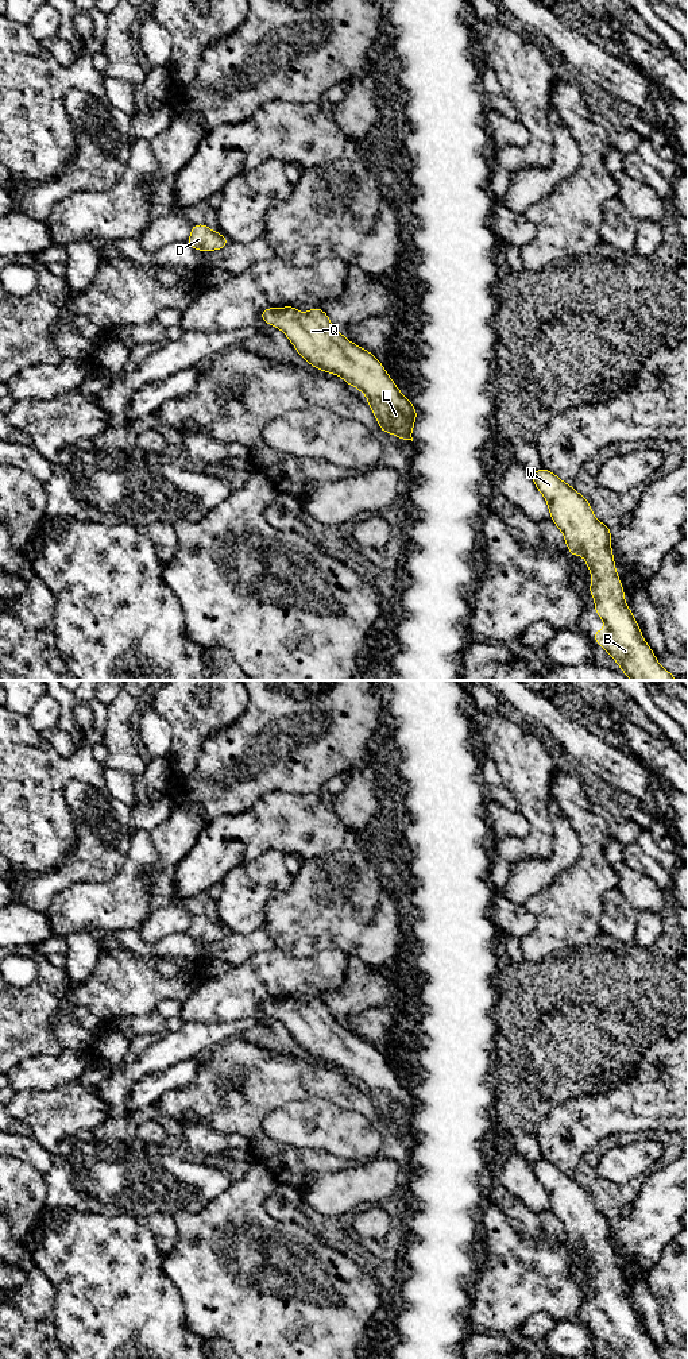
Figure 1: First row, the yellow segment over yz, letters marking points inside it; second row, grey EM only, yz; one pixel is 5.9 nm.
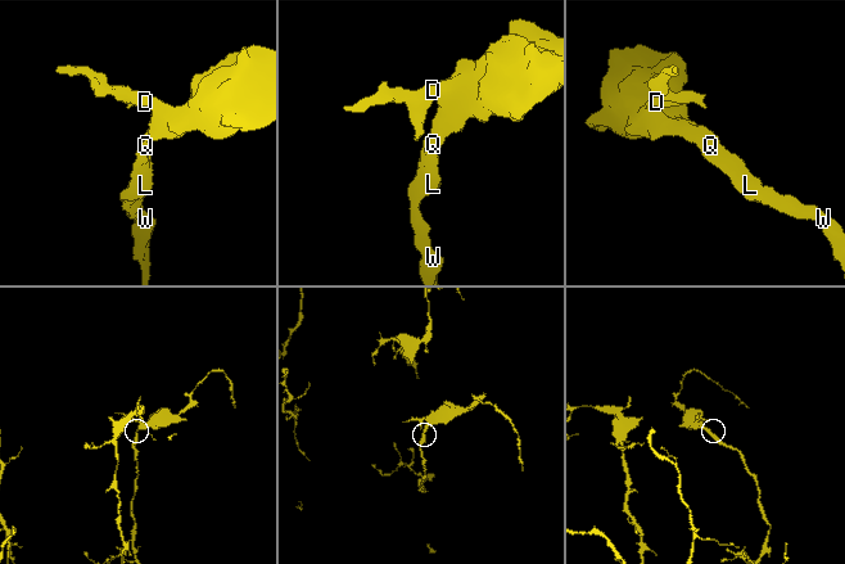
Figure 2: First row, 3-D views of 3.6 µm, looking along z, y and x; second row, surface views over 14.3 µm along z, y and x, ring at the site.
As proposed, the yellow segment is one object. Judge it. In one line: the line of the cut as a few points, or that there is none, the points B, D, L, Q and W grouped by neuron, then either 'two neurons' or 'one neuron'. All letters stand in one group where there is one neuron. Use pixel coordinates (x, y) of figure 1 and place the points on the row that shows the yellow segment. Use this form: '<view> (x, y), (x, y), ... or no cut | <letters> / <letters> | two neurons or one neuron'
no cut | B D L Q W | one neuron

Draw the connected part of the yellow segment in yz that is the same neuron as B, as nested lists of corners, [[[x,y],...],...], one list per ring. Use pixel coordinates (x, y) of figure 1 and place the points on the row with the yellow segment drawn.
[[[545,467],[529,475],[545,497],[550,520],[563,532],[568,551],[573,557],[584,557],[594,578],[588,590],[595,599],[596,614],[607,625],[595,630],[594,641],[631,680],[676,680],[657,661],[625,602],[611,551],[611,529],[595,518],[590,502],[575,487]]]

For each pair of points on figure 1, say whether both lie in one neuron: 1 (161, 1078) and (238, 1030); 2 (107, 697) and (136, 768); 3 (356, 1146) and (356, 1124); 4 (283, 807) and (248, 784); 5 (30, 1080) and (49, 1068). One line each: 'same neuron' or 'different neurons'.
1: different neurons
2: different neurons
3: same neuron
4: different neurons
5: same neuron

